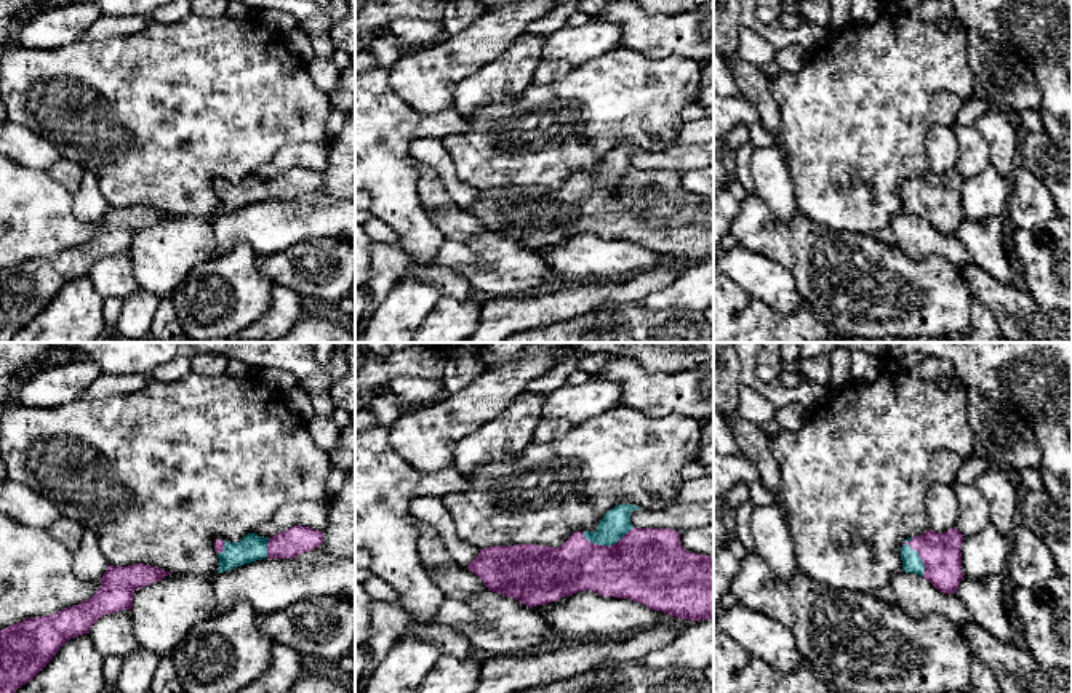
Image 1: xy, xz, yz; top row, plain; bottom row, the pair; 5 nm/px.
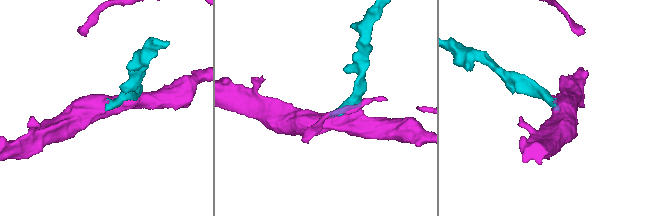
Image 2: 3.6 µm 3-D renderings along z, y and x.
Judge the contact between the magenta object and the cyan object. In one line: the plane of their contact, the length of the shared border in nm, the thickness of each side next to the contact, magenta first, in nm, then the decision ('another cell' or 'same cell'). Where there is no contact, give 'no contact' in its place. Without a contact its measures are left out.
xz | 260 nm | 380/140 nm | same cell

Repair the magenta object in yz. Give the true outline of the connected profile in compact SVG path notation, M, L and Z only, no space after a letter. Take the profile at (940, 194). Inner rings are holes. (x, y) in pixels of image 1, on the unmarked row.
M955 168L907 179L901 189L902 213L926 219L944 235L955 235L963 221L962 184L963 176Z

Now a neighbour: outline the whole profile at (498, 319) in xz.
M691 261L661 264L618 283L589 280L539 296L482 299L477 326L467 342L502 342L514 333L578 318L608 304L640 304L646 296L674 283L693 264Z

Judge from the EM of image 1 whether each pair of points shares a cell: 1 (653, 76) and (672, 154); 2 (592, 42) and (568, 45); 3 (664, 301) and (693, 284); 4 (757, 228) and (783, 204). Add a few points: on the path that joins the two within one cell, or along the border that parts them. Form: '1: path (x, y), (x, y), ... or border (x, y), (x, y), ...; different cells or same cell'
1: border (676, 141), (661, 151), (642, 151); different cells
2: path (586, 42), (575, 45); same cell
3: path (671, 298), (687, 290); same cell
4: border (757, 194), (783, 221), (791, 221), (800, 213); different cells

